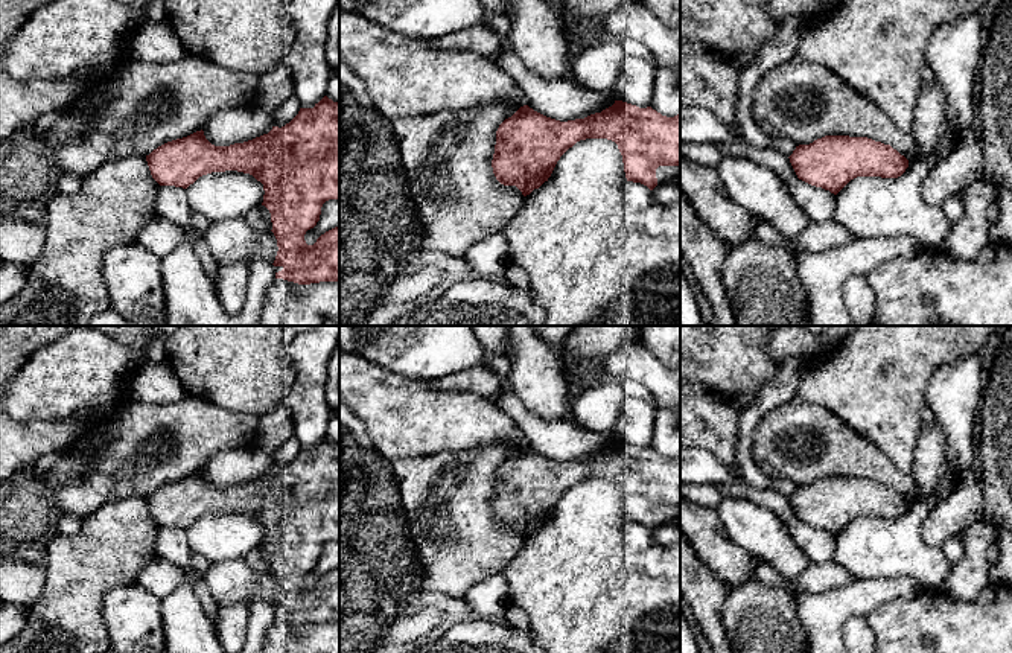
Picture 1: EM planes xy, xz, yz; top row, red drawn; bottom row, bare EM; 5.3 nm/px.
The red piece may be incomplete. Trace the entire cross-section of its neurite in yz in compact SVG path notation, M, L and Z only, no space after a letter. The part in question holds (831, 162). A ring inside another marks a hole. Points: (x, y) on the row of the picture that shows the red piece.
M825 135L799 145L788 157L799 180L837 195L857 177L898 178L909 160L867 137Z

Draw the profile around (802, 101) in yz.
M799 53L756 84L752 117L769 135L790 139L796 146L825 135L849 135L890 145L909 161L916 155L910 131L895 126L880 107L834 72Z

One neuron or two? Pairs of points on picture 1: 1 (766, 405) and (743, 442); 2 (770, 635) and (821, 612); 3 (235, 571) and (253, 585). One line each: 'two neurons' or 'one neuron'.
1: one neuron
2: two neurons
3: one neuron

